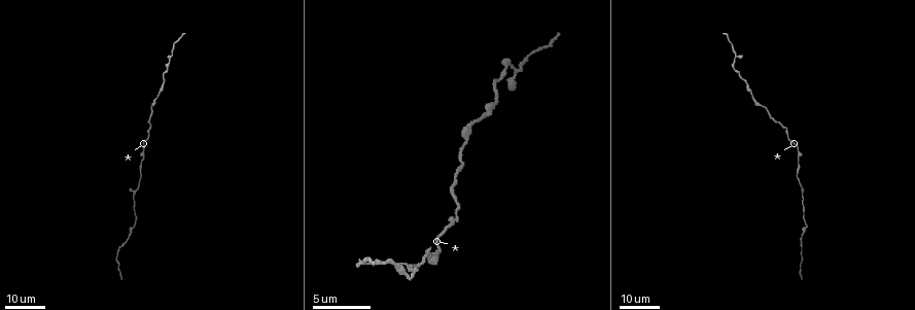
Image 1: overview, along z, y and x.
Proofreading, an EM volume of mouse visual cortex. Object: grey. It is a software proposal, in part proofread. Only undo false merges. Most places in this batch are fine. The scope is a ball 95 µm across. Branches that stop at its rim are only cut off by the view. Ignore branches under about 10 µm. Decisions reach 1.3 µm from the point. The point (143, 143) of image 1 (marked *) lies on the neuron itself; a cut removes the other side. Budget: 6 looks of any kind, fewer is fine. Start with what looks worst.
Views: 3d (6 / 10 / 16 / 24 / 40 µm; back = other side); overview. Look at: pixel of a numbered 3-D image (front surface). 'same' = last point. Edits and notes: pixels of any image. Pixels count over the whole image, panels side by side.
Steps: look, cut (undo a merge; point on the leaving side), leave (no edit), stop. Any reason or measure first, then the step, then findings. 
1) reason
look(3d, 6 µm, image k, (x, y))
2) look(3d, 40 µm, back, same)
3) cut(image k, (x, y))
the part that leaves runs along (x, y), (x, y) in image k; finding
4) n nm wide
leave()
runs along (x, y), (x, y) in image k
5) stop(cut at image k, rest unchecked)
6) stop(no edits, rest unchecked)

thick turns thin
look(3d, 24 µm, image 1, (134, 196))

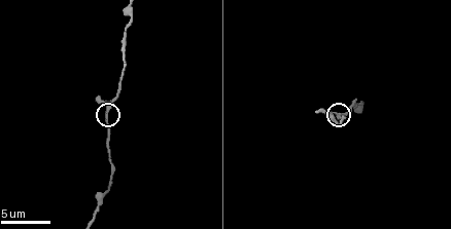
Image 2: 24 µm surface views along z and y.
look(3d, 10 µm, image 2, (104, 113))

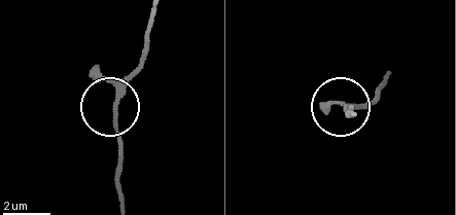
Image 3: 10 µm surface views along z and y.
look(3d, 6 µm, image 3, (346, 103))

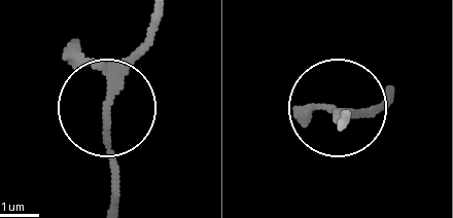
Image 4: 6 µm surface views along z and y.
3 arms
leave()
all the same neuron

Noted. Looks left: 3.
thin neck
look(3d, 16 µm, image 1, (733, 69))

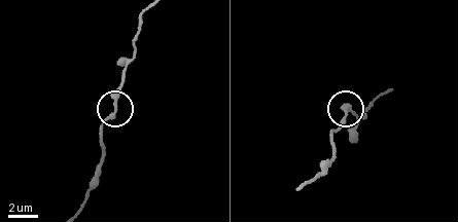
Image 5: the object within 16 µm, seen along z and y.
look(3d, 10 µm, image 5, (117, 105))

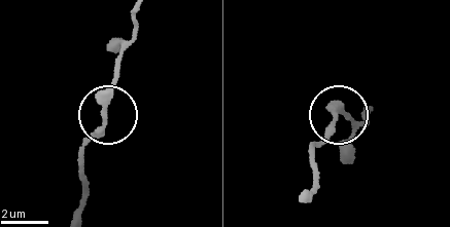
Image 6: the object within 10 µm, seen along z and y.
leave()
runs along (77, 207), (81, 154), (103, 119), (116, 57) in image 6; one neuron here

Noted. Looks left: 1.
thick turns thin
look(3d, 10 µm, image 2, (123, 54))

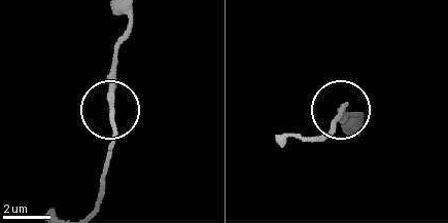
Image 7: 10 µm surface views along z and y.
230 nm wide
leave()
runs along (129, 12), (129, 30), (111, 71), (111, 153), (105, 175) in image 7; all the same neuron

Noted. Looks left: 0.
stop(no edits, rest unchecked)

